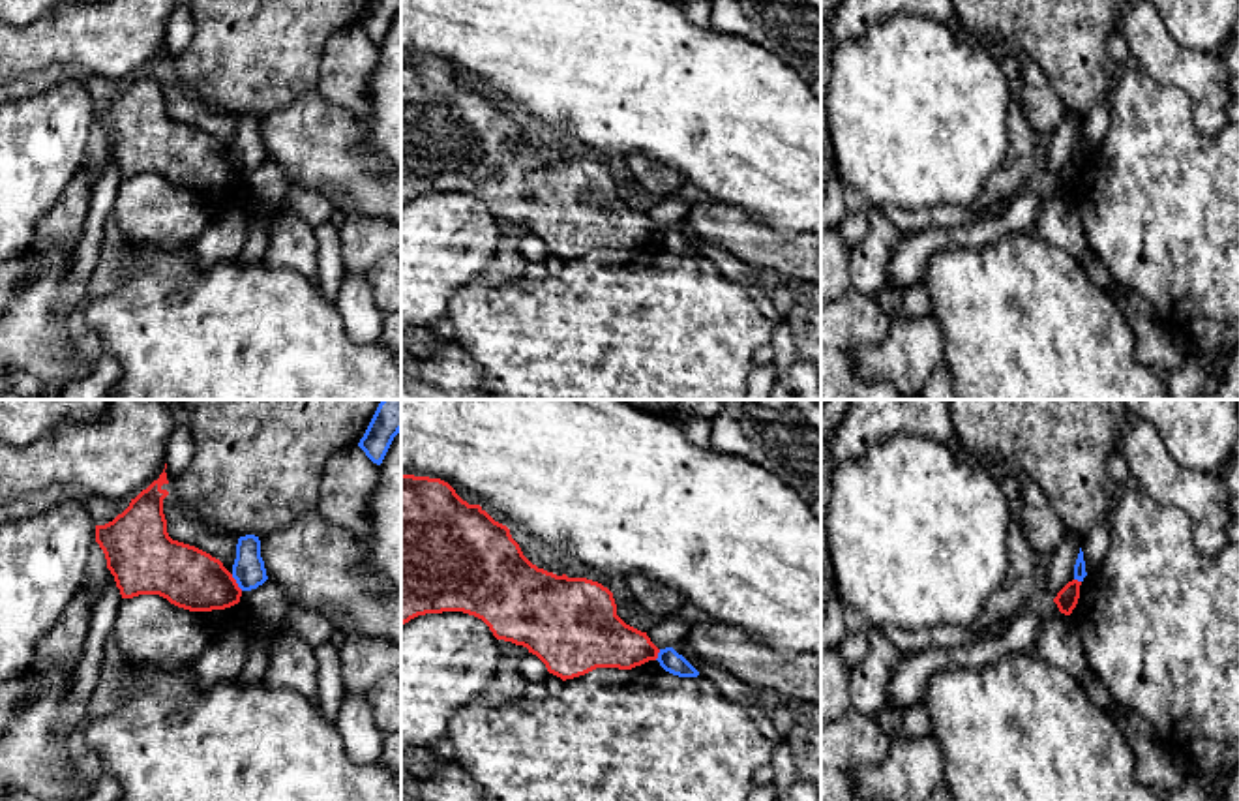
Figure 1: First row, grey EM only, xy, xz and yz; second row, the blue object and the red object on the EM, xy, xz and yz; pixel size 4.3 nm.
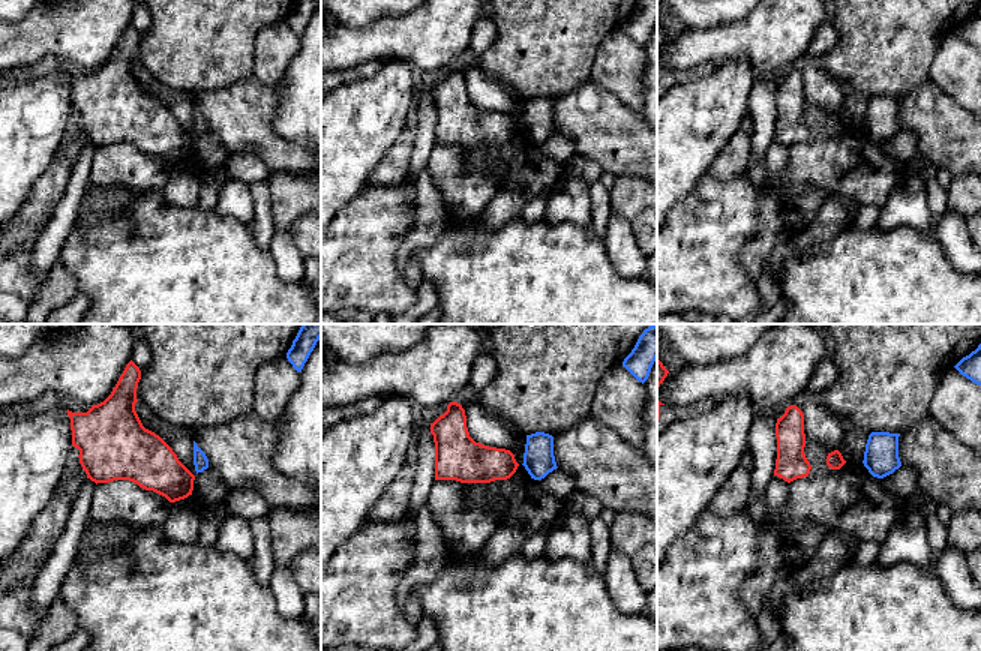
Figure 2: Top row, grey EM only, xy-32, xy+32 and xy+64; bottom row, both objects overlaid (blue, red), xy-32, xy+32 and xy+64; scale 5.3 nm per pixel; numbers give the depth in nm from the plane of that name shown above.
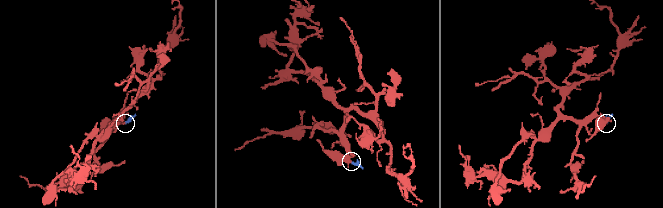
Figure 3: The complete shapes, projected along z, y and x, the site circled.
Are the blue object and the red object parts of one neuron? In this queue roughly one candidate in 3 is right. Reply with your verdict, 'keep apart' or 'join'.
keep apart

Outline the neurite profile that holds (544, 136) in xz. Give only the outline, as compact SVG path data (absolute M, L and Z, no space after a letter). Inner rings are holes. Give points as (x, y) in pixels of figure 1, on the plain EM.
M480 84L482 90L485 90L495 101L506 105L510 109L512 118L519 124L523 135L536 144L538 148L544 148L547 152L553 152L557 156L562 156L566 152L568 143L572 141L572 135L564 129L559 129L555 126L544 124L536 118L532 118L529 113L521 109L514 109L504 96L499 90L489 90L487 86Z

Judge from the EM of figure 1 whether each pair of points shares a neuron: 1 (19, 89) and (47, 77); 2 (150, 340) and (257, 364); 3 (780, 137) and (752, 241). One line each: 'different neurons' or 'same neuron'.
1: same neuron
2: same neuron
3: different neurons

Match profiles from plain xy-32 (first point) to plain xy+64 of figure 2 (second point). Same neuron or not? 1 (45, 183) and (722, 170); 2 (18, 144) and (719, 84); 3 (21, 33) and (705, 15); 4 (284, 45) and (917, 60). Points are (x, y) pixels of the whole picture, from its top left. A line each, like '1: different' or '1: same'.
1: same
2: same
3: different
4: different

